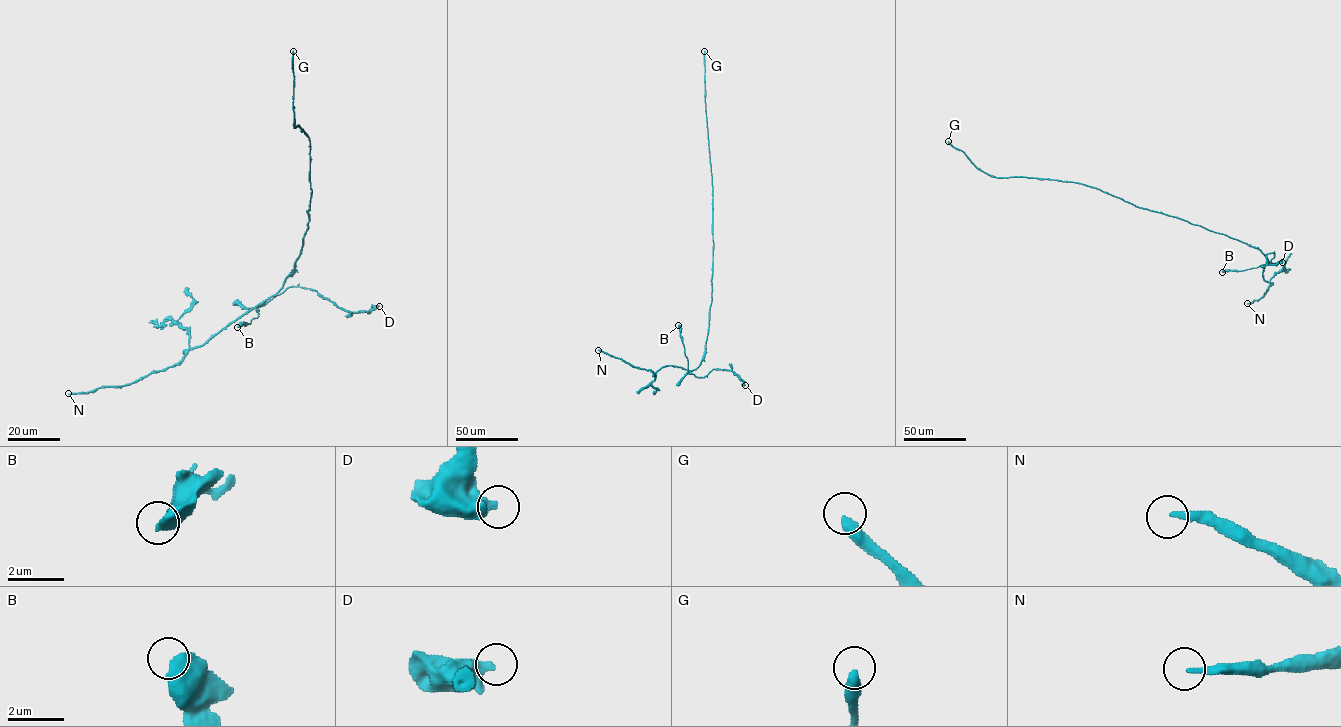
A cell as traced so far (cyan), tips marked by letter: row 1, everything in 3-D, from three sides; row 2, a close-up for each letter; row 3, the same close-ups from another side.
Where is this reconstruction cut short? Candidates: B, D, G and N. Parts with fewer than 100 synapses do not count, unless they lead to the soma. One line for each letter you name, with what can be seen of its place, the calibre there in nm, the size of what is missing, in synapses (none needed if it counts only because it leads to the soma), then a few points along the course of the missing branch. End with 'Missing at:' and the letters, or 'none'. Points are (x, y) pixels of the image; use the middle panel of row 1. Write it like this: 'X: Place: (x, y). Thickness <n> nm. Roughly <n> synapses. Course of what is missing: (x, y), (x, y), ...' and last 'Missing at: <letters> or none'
G: Place: (704, 51). Thickness 400 nm. Roughly 600 synapses
Missing at: G

